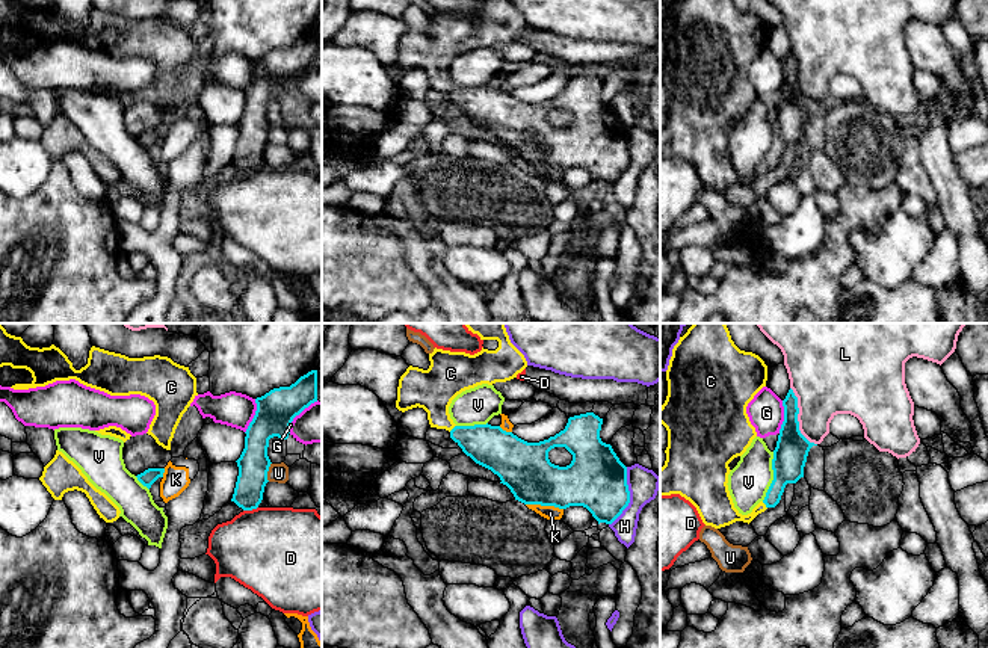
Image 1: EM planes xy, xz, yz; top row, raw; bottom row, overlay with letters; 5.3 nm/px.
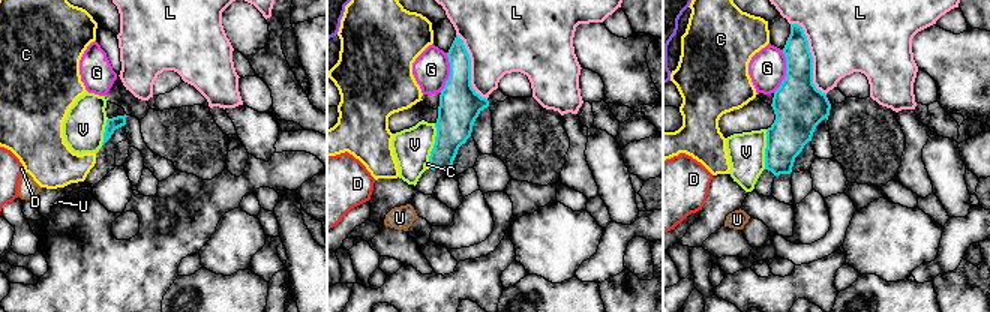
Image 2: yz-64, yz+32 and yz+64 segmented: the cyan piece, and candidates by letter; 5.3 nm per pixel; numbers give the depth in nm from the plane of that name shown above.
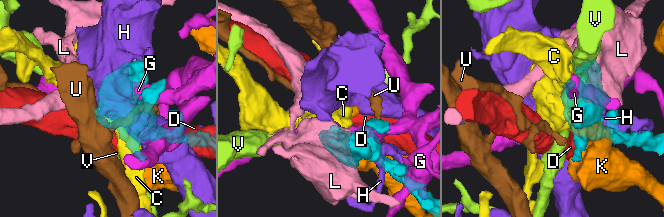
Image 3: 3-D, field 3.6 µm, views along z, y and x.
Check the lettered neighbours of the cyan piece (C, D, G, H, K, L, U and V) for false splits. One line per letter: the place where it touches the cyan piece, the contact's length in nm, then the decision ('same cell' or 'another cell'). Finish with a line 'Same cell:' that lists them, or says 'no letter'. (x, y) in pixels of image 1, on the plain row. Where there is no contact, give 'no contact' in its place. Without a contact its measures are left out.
C: xz (453, 89) | 50 nm | same cell
D: xy (250, 171) | 80 nm | another cell
G: xy (254, 77) | 190 nm | another cell
H: xz (629, 157) | 320 nm | another cell
K: xz (544, 166) | 200 nm | another cell
L: yz (796, 79) | 340 nm | another cell
U: xy (268, 132) | 110 nm | another cell
V: yz (774, 138) | 280 nm | another cell
Same cell: C

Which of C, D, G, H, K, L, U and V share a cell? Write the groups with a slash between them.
C / D / G / H / K / L / U / V

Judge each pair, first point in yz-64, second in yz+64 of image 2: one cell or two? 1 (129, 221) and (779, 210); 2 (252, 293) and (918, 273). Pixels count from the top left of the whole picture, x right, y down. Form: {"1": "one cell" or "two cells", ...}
{"1": "two cells", "2": "two cells"}

